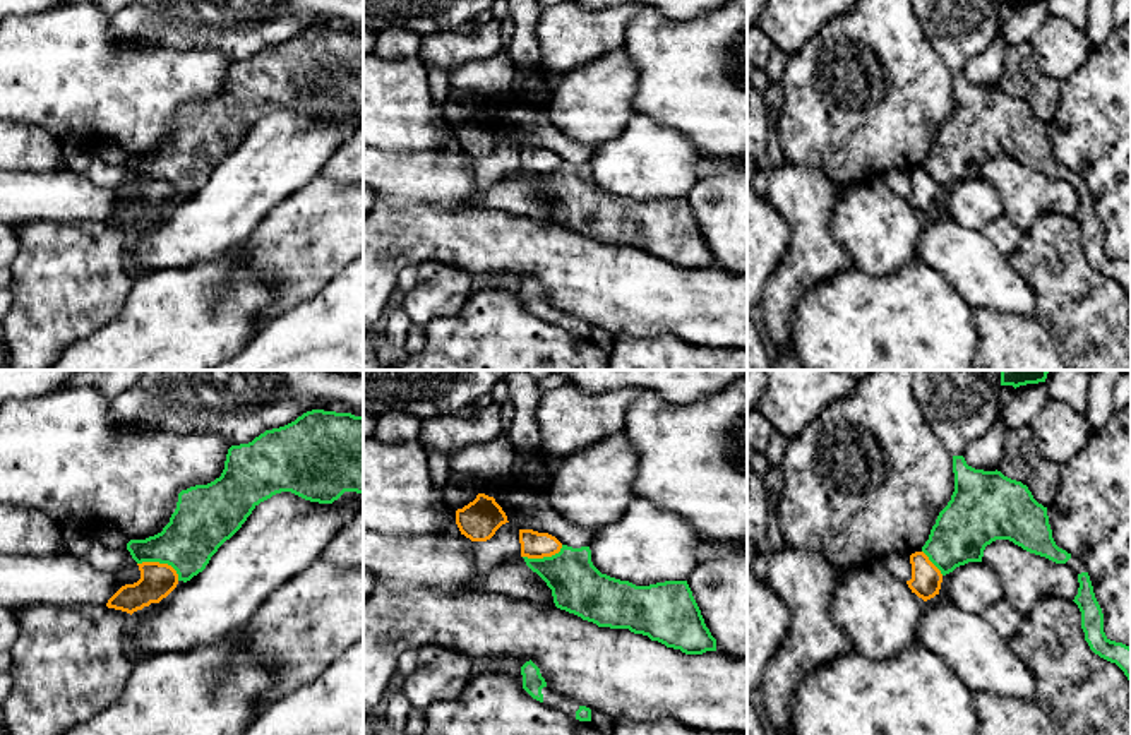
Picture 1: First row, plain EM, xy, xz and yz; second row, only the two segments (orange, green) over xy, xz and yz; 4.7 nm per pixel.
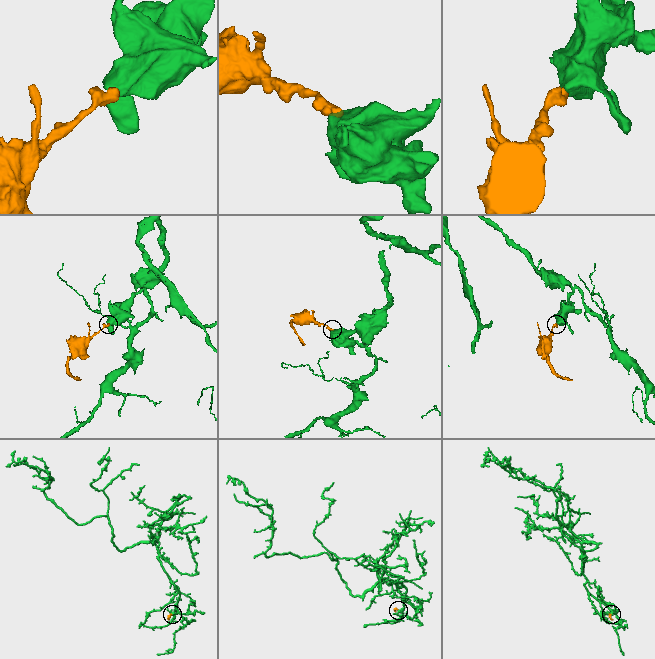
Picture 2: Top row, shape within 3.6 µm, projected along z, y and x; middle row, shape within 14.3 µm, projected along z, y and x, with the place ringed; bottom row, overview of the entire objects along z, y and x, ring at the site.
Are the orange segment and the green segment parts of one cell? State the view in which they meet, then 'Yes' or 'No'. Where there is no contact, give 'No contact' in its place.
Touches orange in xy. No

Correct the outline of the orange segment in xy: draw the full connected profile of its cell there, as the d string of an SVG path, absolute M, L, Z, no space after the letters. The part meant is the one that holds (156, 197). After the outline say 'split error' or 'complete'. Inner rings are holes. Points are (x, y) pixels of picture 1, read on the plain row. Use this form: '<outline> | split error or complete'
M142 178L137 180L141 195L134 200L122 202L106 219L108 224L134 230L159 219L166 214L178 200L177 187L168 180Z | complete

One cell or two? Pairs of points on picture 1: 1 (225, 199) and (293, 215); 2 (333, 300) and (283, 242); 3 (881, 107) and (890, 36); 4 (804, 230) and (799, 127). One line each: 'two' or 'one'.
1: two
2: two
3: one
4: two

